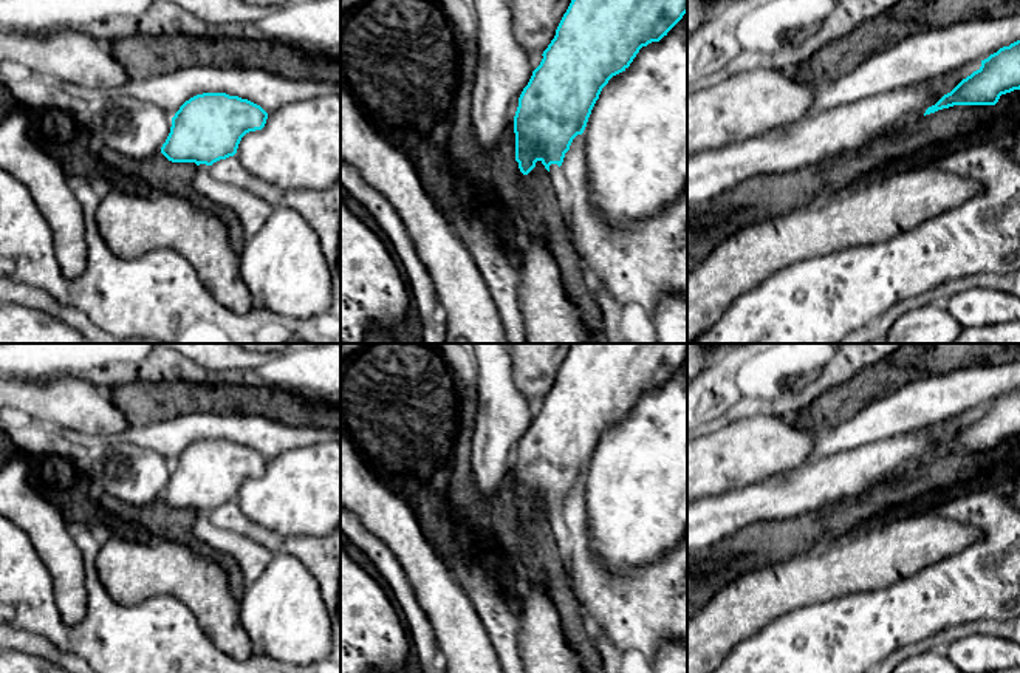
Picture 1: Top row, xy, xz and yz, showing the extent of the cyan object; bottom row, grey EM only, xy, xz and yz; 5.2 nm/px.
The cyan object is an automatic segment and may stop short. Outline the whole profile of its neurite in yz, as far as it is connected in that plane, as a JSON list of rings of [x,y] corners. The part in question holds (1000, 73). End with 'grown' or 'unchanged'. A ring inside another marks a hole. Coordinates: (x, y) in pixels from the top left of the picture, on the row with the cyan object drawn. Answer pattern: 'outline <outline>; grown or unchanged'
outline [[[1020,40],[981,60],[977,71],[929,107],[924,116],[953,105],[995,105],[1001,94],[1014,90],[1020,90]]]; unchanged

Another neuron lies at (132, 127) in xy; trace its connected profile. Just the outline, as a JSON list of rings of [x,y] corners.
[[[116,97],[98,105],[98,130],[104,145],[142,161],[161,152],[172,118],[152,102]]]

